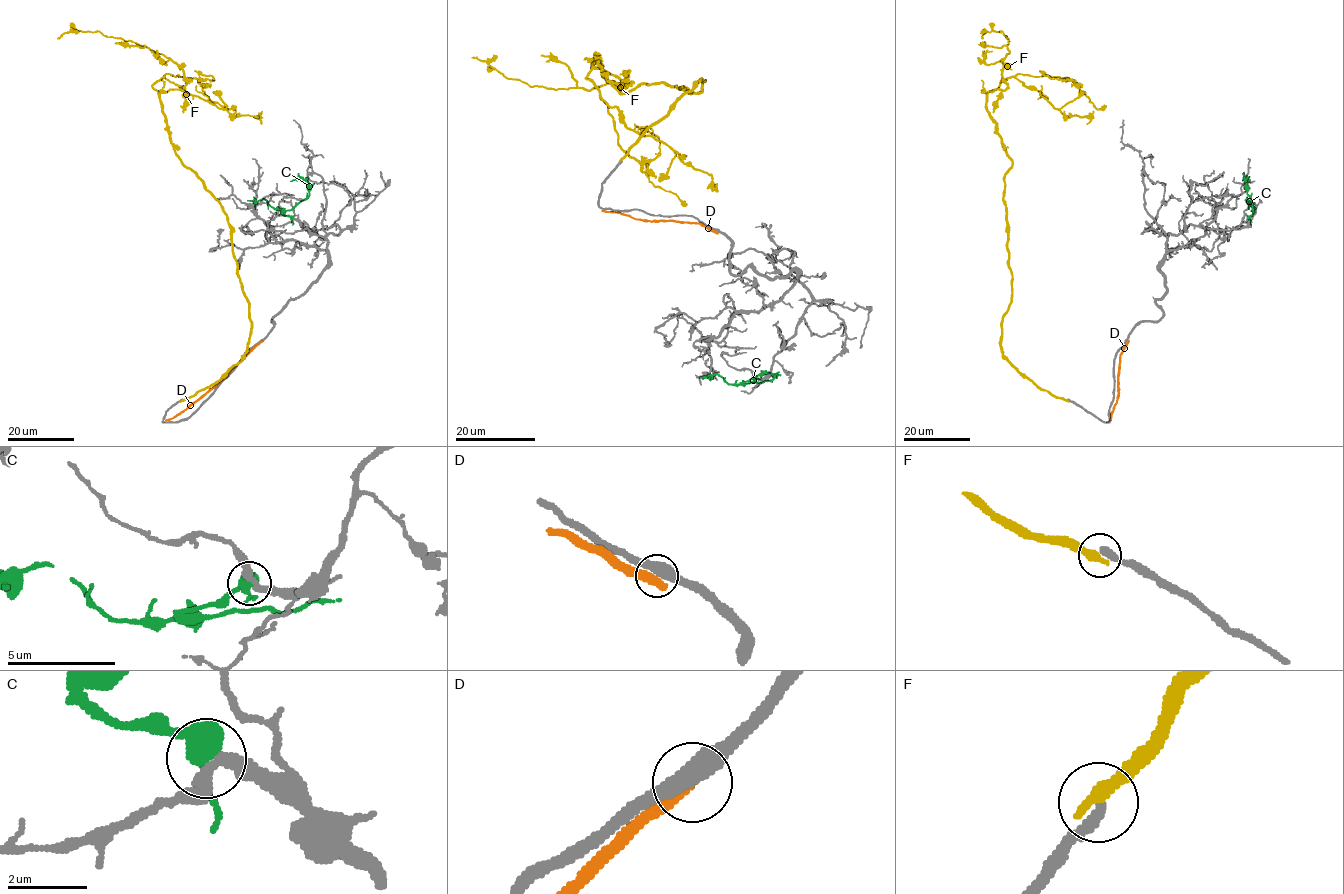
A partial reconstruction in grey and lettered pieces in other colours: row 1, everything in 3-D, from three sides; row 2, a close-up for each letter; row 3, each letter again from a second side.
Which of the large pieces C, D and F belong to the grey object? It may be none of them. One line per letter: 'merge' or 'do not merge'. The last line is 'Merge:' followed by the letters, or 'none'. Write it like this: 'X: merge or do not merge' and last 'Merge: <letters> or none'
C: do not merge
D: do not merge
F: do not merge
Merge: none

